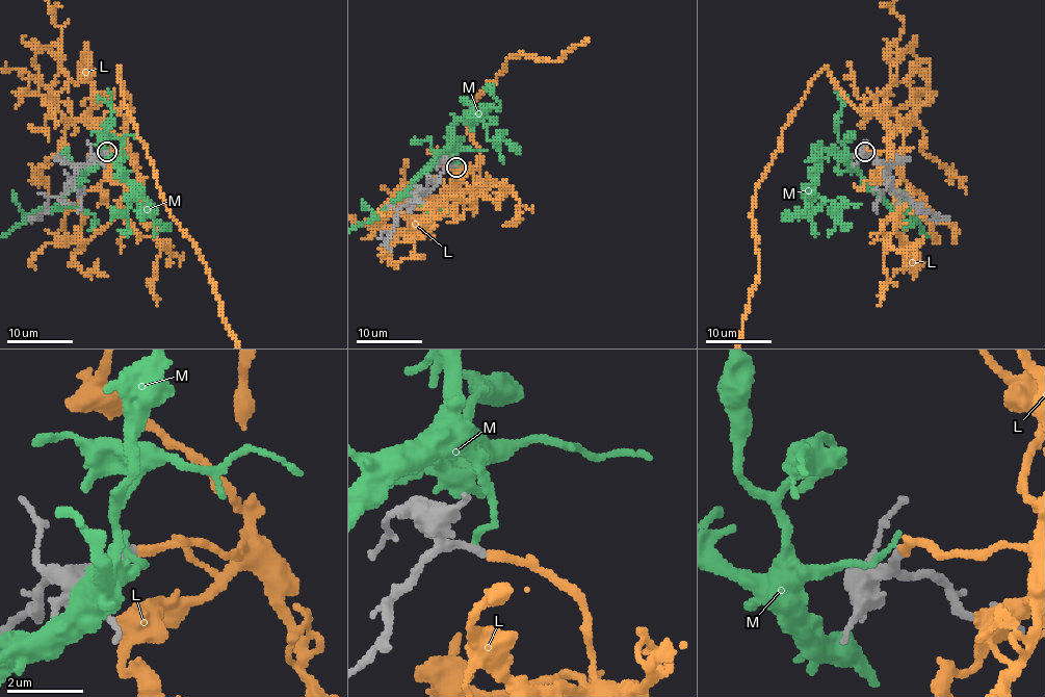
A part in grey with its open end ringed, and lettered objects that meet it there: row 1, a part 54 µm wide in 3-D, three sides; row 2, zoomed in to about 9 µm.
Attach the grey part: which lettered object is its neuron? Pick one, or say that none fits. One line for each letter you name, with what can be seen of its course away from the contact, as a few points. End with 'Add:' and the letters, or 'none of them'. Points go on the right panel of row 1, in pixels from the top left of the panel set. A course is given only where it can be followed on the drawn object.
Add: L

